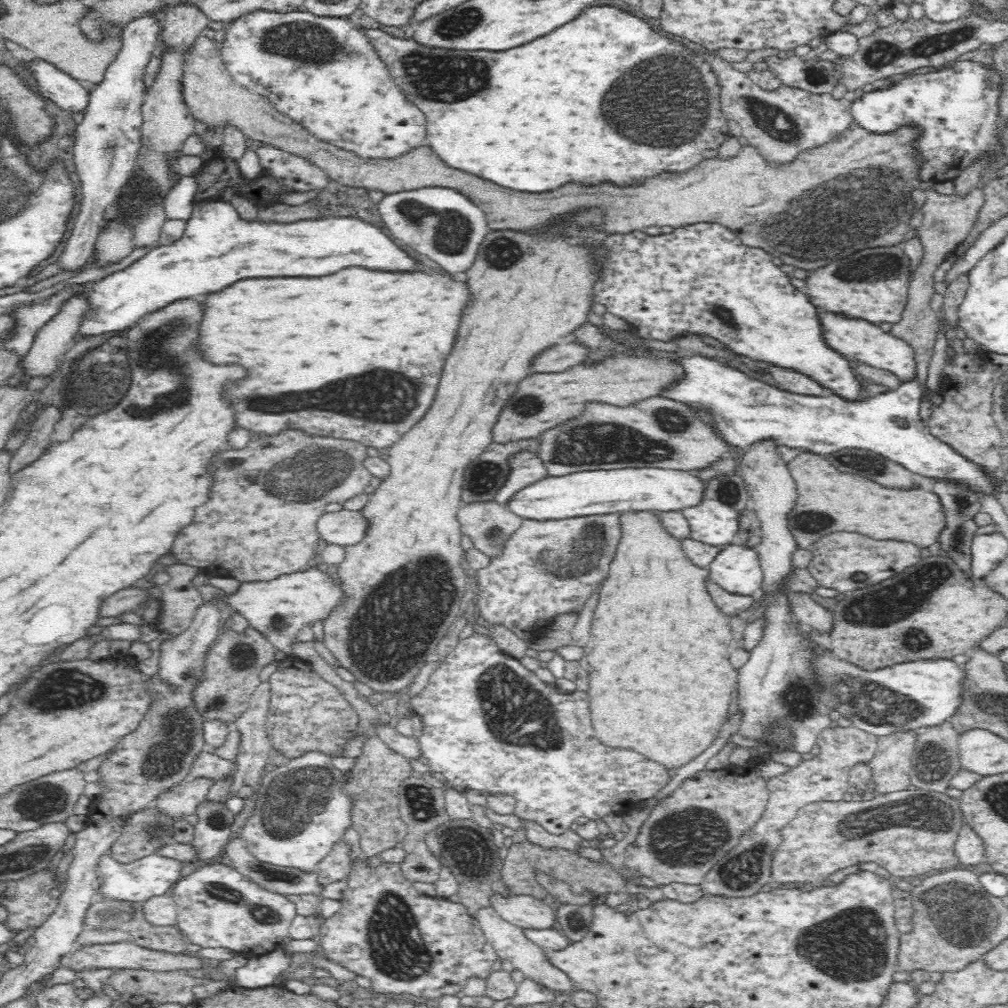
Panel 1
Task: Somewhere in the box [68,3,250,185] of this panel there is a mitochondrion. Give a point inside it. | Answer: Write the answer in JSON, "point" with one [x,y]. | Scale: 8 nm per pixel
{"point":[108,156]}

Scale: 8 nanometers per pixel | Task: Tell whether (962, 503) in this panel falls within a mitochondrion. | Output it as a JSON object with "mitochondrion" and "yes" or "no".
{"mitochondrion":"yes"}

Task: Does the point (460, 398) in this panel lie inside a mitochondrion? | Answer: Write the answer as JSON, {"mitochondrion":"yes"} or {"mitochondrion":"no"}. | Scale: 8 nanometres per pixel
{"mitochondrion":"no"}

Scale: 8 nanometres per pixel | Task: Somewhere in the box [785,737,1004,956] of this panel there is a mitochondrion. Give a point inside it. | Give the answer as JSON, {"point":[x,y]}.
{"point":[962,913]}

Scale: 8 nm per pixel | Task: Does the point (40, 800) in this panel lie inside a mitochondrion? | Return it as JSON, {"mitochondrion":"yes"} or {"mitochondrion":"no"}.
{"mitochondrion":"yes"}

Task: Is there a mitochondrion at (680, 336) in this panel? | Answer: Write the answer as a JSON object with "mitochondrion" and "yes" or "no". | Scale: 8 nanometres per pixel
{"mitochondrion":"no"}

